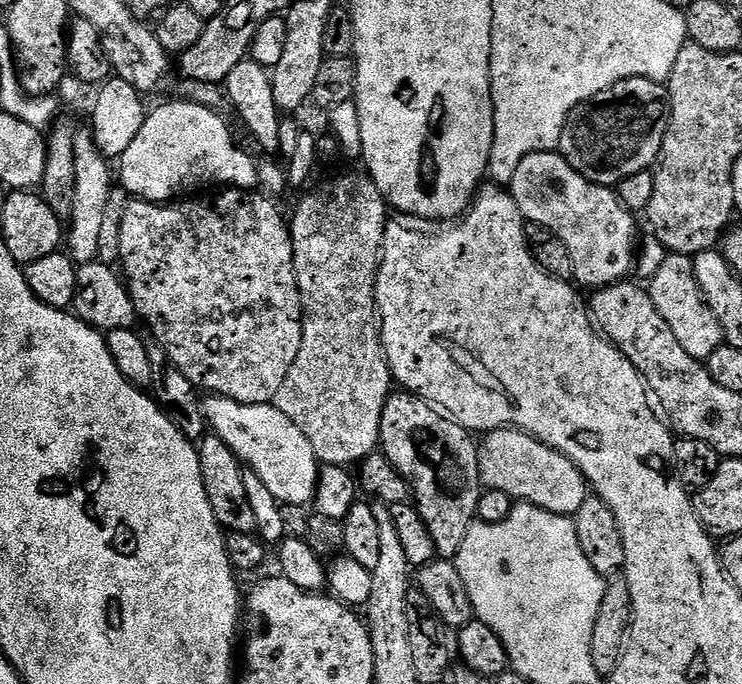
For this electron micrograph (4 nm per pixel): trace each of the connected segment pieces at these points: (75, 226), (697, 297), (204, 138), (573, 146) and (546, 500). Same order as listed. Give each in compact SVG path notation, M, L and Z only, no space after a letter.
M84 130L77 131L72 140L72 157L76 163L76 181L74 182L74 207L70 217L72 229L66 232L66 248L72 251L77 265L89 264L98 257L98 237L102 227L102 217L106 214L106 202L114 187L114 172L108 169L109 161L101 152L97 137Z
M668 254L665 257L660 269L652 276L652 285L647 285L646 291L658 314L662 314L666 326L674 330L678 346L682 346L682 350L686 350L690 358L706 362L724 344L724 331L710 306L704 301L696 275L692 273L693 257L675 254Z
M164 104L153 112L151 109L145 115L138 138L130 142L123 156L119 157L118 164L119 187L123 188L129 197L153 202L172 202L185 194L192 194L195 188L206 187L207 184L220 184L216 186L231 186L245 190L255 189L258 184L257 161L252 161L236 145L227 124L216 113L200 104Z
M630 78L599 92L568 115L559 153L582 178L601 186L619 186L656 163L668 129L668 90L663 83Z
M499 428L496 432L489 432L479 441L480 450L480 483L490 491L501 491L511 497L513 501L533 504L550 514L575 517L582 510L582 502L586 502L590 495L590 485L584 479L580 468L570 458L561 452L547 448L540 440L518 432L515 428Z

